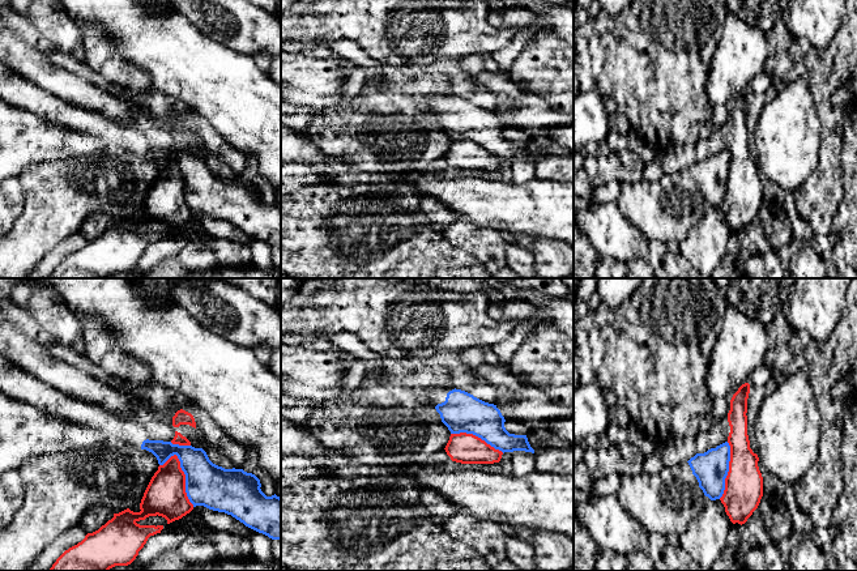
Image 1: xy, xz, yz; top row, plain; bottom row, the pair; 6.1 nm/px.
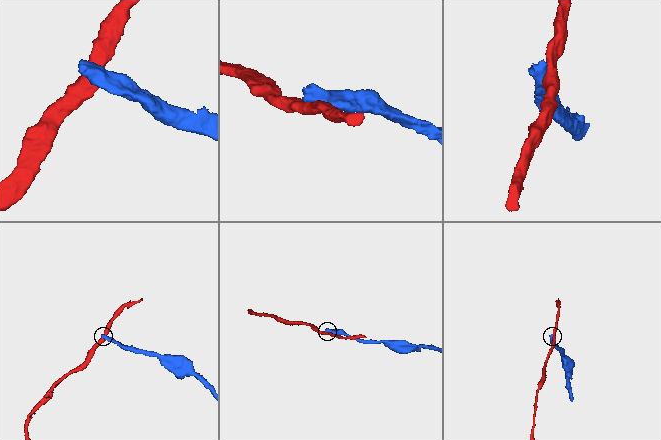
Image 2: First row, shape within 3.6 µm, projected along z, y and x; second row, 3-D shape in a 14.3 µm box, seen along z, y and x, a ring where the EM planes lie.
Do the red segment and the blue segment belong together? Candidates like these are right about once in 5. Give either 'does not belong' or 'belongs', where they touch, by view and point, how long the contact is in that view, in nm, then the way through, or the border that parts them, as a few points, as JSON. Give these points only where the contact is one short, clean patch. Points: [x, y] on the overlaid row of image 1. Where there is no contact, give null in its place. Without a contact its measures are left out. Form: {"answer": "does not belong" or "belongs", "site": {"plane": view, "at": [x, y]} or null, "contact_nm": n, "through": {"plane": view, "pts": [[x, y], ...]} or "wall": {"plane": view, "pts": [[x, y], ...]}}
{"answer": "does not belong", "site": {"plane": "xy", "at": [184, 480]}, "contact_nm": 340, "wall": {"plane": "xy", "pts": [[174, 454], [184, 474], [186, 495], [194, 506]]}}

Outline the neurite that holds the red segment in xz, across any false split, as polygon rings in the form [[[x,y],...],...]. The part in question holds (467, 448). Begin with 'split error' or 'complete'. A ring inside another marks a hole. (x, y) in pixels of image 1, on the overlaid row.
complete | [[[466,432],[451,434],[444,449],[452,461],[461,464],[494,464],[503,455],[481,438]]]

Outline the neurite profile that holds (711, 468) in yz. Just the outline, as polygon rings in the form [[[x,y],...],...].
[[[728,442],[704,453],[696,453],[687,461],[699,482],[699,487],[711,500],[720,499],[724,494],[729,461],[730,446]]]

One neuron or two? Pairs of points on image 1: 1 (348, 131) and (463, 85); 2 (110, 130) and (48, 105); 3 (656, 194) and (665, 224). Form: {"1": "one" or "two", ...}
{"1": "one", "2": "one", "3": "one"}

